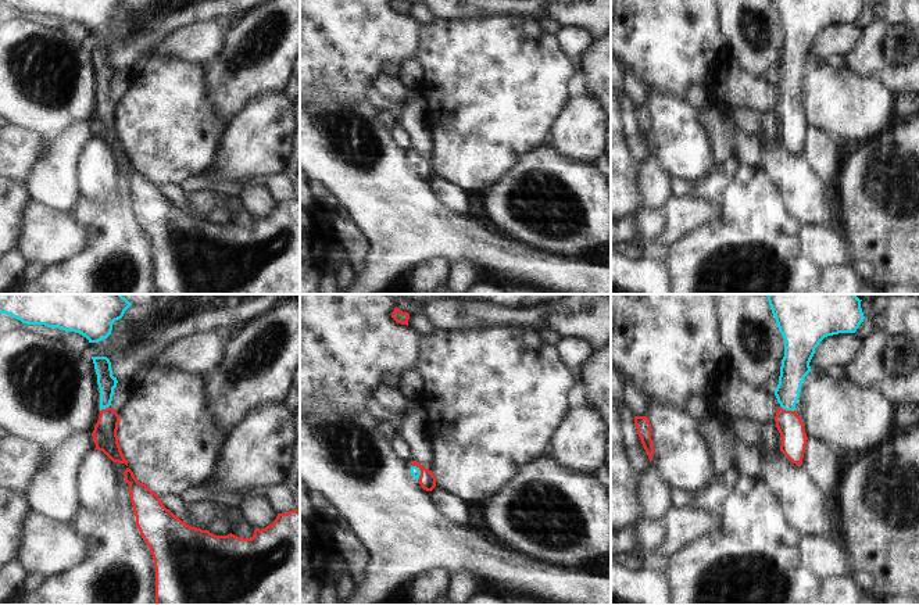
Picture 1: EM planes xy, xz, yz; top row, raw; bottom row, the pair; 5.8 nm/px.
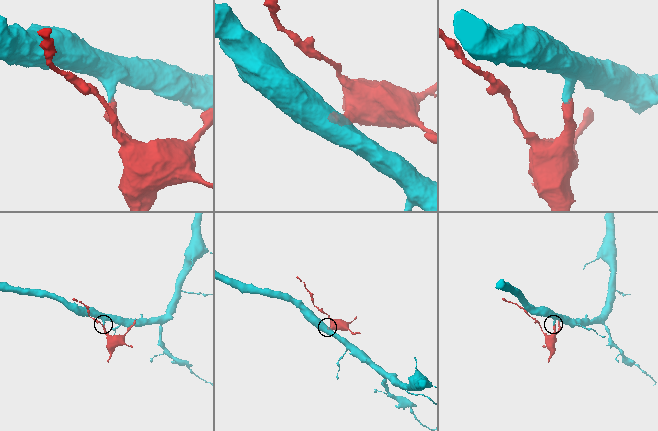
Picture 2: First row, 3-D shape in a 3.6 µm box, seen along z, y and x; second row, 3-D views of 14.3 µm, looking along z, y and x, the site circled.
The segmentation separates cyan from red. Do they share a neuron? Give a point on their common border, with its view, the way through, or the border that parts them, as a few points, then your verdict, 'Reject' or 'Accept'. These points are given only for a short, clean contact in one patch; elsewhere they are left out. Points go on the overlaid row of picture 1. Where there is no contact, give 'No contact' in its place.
Touches cyan at yz (787, 410). Path across: yz (794, 368), (787, 390), (787, 410), (790, 426). Accept.

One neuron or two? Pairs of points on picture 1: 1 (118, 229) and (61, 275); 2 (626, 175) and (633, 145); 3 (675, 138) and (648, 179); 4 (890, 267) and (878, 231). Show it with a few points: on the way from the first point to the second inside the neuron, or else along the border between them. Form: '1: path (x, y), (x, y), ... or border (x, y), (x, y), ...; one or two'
1: path (106, 243), (75, 274); one
2: border (625, 136), (628, 150), (639, 164); two
3: border (651, 156), (654, 163), (671, 176); two
4: path (890, 258), (890, 243), (886, 239); one

